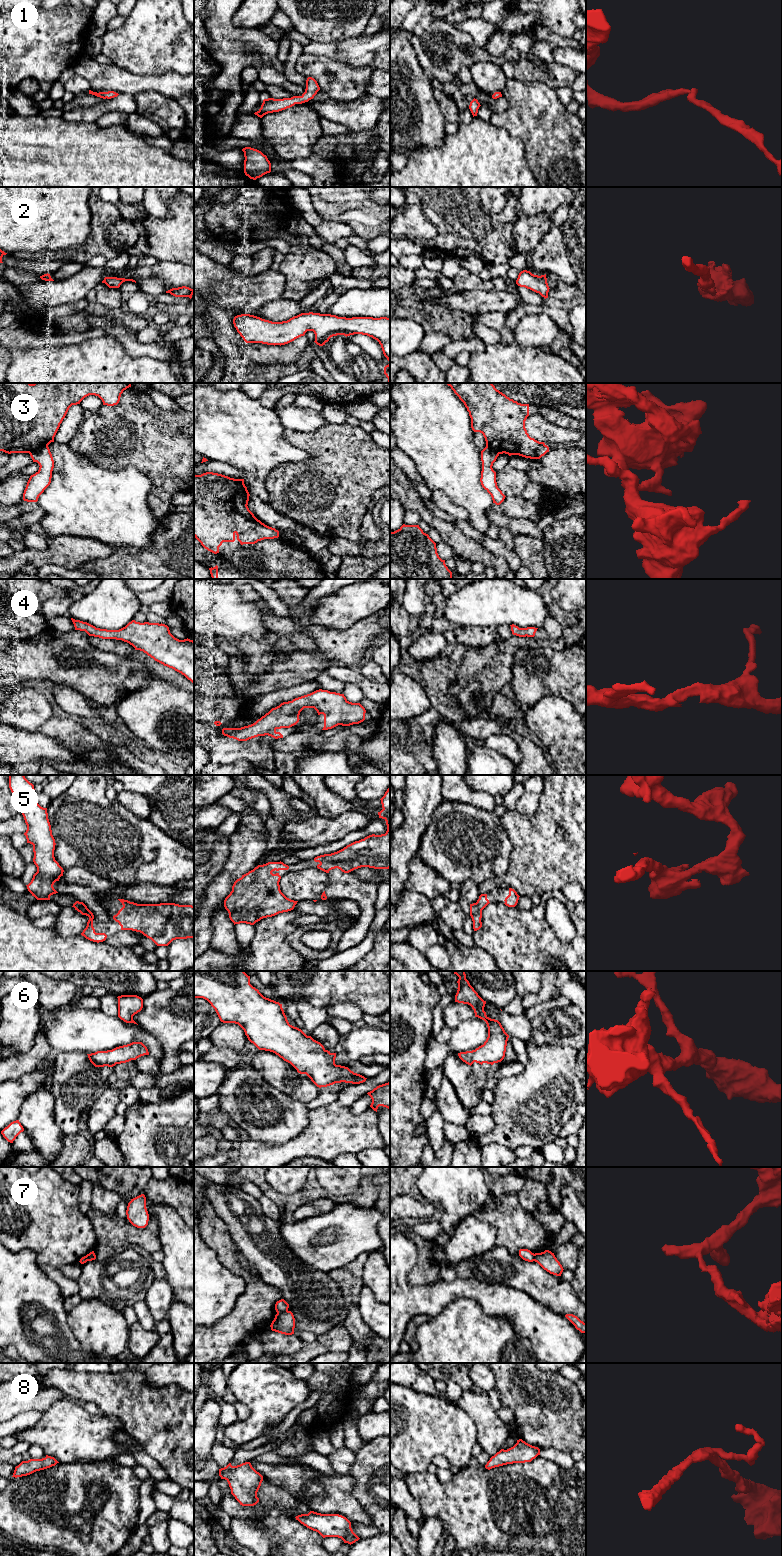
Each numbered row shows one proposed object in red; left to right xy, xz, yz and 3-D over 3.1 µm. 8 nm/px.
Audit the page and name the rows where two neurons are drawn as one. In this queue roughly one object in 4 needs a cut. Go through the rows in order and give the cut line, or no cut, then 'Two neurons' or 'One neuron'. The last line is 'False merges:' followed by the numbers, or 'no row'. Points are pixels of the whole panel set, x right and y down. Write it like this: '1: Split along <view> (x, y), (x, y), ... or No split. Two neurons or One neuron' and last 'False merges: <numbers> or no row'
1: No split. One neuron
2: No split. One neuron
3: Split along xy (47, 445), (42, 445), (29, 453). Two neurons
4: No split. One neuron
5: No split. One neuron
6: No split. One neuron
7: Split along xz (287, 1309), (277, 1313). Two neurons
8: No split. One neuron
False merges: 3, 7

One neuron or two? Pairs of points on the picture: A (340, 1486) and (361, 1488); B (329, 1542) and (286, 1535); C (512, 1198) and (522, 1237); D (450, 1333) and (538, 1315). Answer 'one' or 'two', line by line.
A: two
B: two
C: one
D: two

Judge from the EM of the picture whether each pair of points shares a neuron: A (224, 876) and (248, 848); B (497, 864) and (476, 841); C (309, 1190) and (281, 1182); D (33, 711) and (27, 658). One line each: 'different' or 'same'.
A: same
B: same
C: different
D: different

